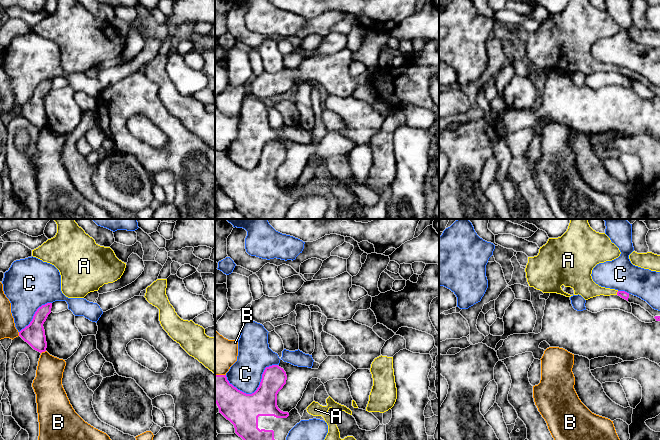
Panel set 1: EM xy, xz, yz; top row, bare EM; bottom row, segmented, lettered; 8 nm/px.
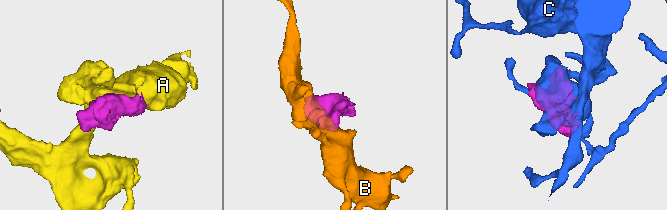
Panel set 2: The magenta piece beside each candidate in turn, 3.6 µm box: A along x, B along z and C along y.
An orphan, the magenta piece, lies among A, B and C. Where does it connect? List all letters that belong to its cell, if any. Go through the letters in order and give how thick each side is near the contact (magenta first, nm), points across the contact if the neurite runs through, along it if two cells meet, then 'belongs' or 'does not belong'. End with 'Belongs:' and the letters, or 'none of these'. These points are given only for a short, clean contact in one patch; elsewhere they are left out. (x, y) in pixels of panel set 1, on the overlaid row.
A: calibres 60 and 160 nm; way yz (622, 294), (617, 293), (587, 288); belongs
B: calibres 180 and 220 nm; does not belong
C: calibres 280 and 260 nm; does not belong
Belongs: A

